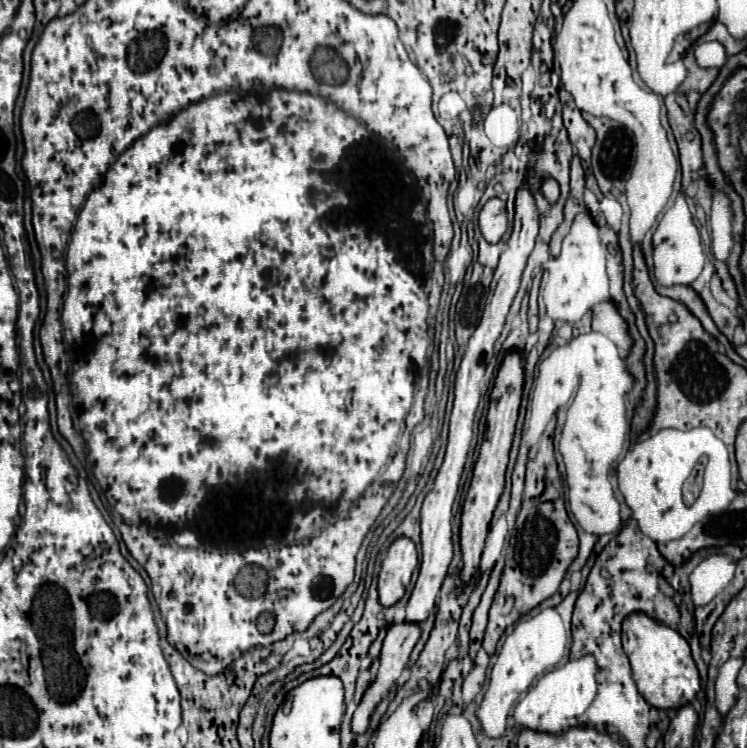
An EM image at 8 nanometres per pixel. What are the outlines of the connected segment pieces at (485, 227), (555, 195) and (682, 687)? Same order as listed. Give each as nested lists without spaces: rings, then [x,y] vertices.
[[[490,198],[478,216],[478,224],[480,224],[480,232],[482,236],[490,242],[496,244],[502,234],[508,228],[508,216],[506,216],[506,204],[500,198]]]
[[[546,180],[542,186],[542,192],[550,204],[556,204],[556,200],[560,198],[560,186],[556,180]]]
[[[632,612],[622,622],[622,646],[630,660],[638,692],[650,706],[670,710],[692,702],[700,690],[700,676],[690,652],[690,644],[678,630],[646,616],[644,612]]]

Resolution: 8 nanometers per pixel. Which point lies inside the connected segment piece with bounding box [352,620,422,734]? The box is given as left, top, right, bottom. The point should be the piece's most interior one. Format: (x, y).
(401, 637)

